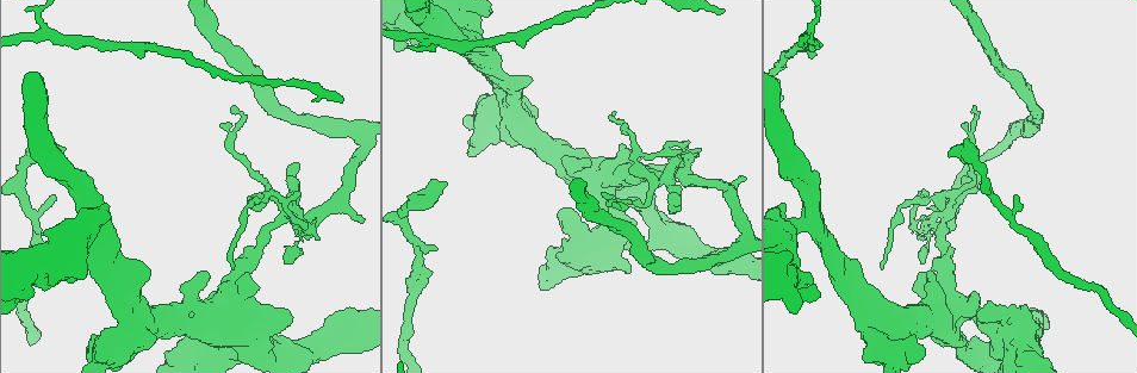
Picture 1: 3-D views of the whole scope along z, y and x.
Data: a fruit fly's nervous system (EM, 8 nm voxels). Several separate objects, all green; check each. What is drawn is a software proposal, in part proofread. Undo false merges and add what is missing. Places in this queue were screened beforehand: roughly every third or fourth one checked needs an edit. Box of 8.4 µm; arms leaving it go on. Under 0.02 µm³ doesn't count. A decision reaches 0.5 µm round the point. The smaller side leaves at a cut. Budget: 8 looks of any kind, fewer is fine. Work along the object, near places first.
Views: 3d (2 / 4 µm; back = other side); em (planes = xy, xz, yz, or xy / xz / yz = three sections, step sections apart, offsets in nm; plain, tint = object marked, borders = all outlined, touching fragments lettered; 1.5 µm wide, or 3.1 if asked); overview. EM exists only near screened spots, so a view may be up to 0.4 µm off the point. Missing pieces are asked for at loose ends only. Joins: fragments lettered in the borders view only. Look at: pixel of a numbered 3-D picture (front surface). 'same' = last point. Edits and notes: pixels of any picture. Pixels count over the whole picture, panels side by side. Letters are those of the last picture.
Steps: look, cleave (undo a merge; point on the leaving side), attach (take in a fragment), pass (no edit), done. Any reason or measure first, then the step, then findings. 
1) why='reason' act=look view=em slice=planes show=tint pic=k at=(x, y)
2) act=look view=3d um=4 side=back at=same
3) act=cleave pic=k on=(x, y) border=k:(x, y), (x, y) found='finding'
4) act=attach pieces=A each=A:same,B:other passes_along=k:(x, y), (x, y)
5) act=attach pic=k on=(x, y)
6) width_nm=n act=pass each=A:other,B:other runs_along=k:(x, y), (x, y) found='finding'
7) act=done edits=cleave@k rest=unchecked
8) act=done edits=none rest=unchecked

why='three-way junction' act=look view=3d um=2 side=back pic=1 at=(50, 33)

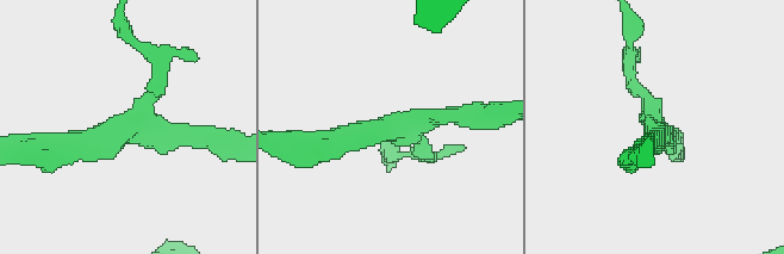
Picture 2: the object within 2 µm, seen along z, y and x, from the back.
why='need the tissue' act=look view=em slice=planes show=tint pic=2 at=(127, 126)

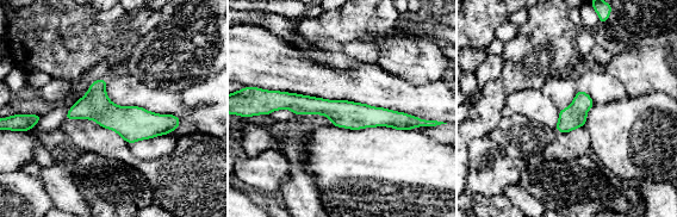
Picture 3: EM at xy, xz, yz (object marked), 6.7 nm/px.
act=look view=em slice=planes show=borders at=same

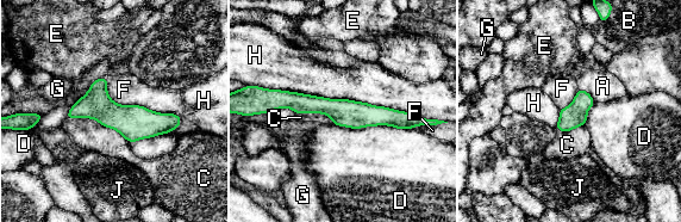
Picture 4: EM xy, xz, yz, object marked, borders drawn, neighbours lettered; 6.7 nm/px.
act=pass each=A:other,B:other,C:other,D:other,E:other,F:other,G:other,H:other,J:other border=4:(106, 79), (116, 103), (177, 115) found='one neuron here'

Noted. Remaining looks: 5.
why='an open end' act=look view=em slice=planes show=borders pic=1 at=(232, 111)

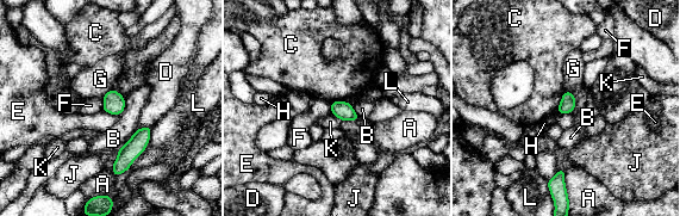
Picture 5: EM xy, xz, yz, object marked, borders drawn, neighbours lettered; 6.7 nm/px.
longest_contact=L:320nm act=pass each=A:other,B:other,C:other,D:other,E:other,F:other,G:other,H:other,J:other,K:other,L:other border=5:(103, 110), (119, 115) found='none of them fits'

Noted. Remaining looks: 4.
why='four or more arms meet' act=look view=em slice=planes show=plain pic=1 at=(670, 178)

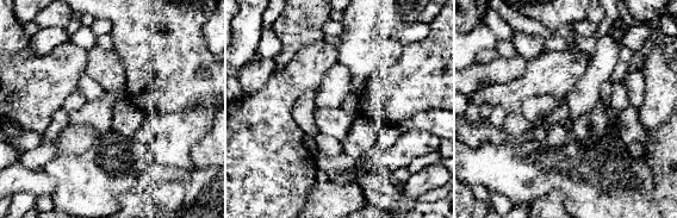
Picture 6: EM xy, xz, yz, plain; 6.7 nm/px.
why='with the object marked' act=look view=em slice=planes show=tint at=same

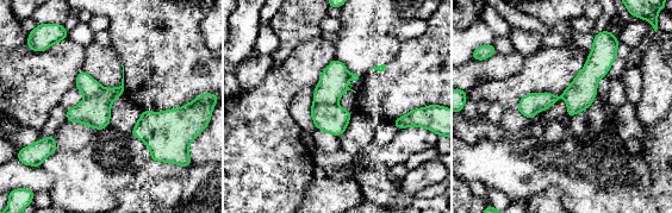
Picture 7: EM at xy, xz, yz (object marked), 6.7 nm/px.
why='what lies round it' act=look view=em slice=planes show=borders at=same

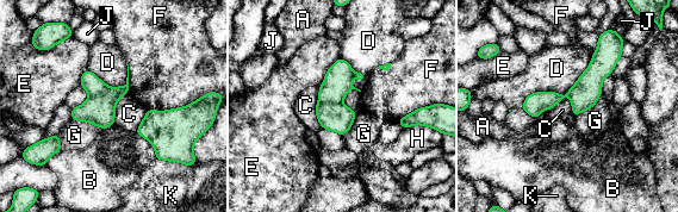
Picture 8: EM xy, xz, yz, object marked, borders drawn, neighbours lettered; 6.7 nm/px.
act=cleave pic=8 on=(337, 82) each=A:other,B:other,C:other,D:other,E:other,F:other,G:other,H:other,J:other,K:other border=8:(318, 100), (341, 103) found='a second neuron is stuck on'

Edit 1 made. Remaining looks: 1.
act=done edits=cleave@8 rest=unchecked

